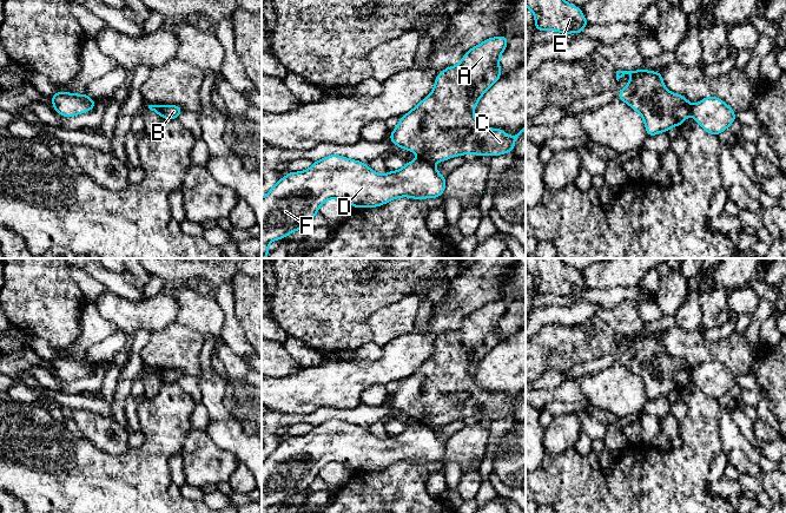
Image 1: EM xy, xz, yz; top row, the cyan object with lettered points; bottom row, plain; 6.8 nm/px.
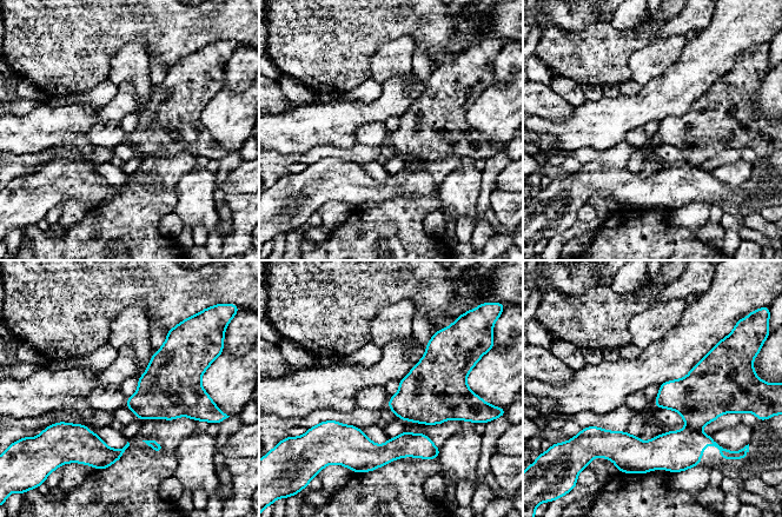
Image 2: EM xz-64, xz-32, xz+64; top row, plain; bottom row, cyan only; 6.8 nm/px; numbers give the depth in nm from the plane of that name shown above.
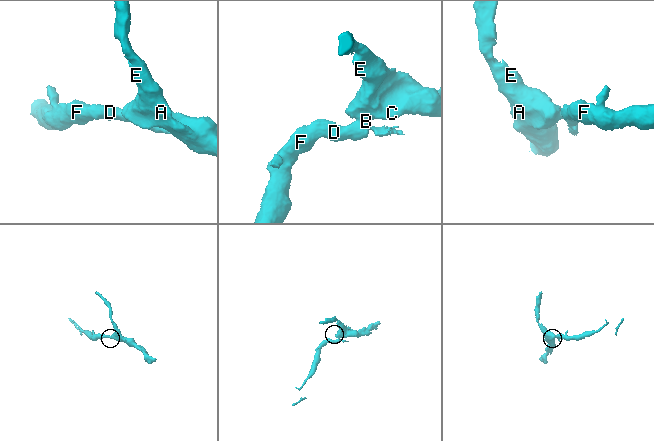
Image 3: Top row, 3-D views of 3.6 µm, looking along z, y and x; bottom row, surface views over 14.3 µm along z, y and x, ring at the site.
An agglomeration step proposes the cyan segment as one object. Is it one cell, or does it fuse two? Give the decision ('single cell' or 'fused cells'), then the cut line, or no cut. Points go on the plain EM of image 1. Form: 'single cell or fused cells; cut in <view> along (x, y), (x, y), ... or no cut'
fused cells; cut in xy along (160, 369), (163, 380)

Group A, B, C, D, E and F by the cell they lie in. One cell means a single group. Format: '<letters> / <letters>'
A B C E / D F

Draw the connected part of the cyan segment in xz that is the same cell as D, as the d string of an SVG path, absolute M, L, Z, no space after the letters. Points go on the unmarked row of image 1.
M331 419L313 426L305 435L288 436L262 462L262 513L269 513L270 506L304 493L318 478L321 469L329 463L339 462L354 472L366 473L381 471L398 461L436 462L443 459L444 453L445 441L423 423L408 426L401 434L378 439L365 427Z

